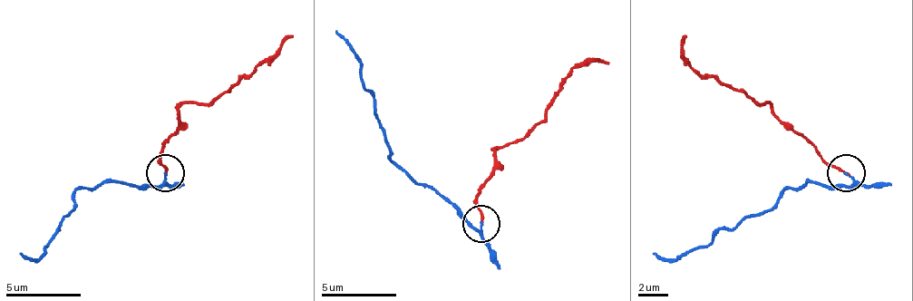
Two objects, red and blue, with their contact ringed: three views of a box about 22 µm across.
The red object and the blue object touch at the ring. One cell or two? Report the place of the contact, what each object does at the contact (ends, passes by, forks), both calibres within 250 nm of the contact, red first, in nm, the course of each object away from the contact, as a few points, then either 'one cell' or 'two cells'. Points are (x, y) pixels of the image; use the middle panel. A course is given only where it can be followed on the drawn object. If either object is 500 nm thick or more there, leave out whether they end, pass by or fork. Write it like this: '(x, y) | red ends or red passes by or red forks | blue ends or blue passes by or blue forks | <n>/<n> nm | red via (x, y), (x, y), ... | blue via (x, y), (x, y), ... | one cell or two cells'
(480, 223) | red ends | blue passes by | 140/110 nm | red via (481, 222), (478, 189), (493, 169), (497, 151), (530, 132), (546, 117), (565, 80), (587, 61), (609, 64) | blue via (481, 222), (478, 230), (471, 226), (432, 189), (399, 169), (376, 99), (362, 83), (354, 50), (335, 31) | two cells

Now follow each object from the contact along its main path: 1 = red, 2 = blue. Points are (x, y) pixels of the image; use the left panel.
1: (166, 171), (162, 145), (177, 131), (180, 108), (215, 104), (294, 36)
2: (166, 171), (162, 183), (154, 187), (117, 183), (83, 187), (61, 228), (38, 258), (19, 255)

